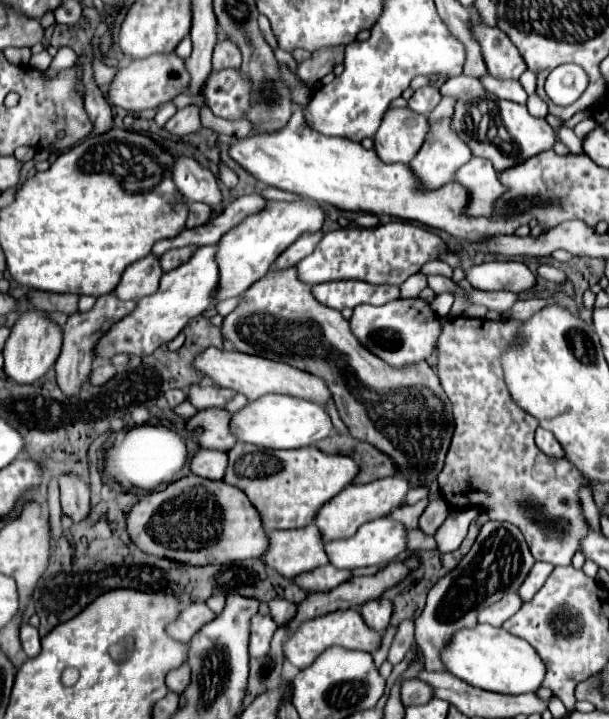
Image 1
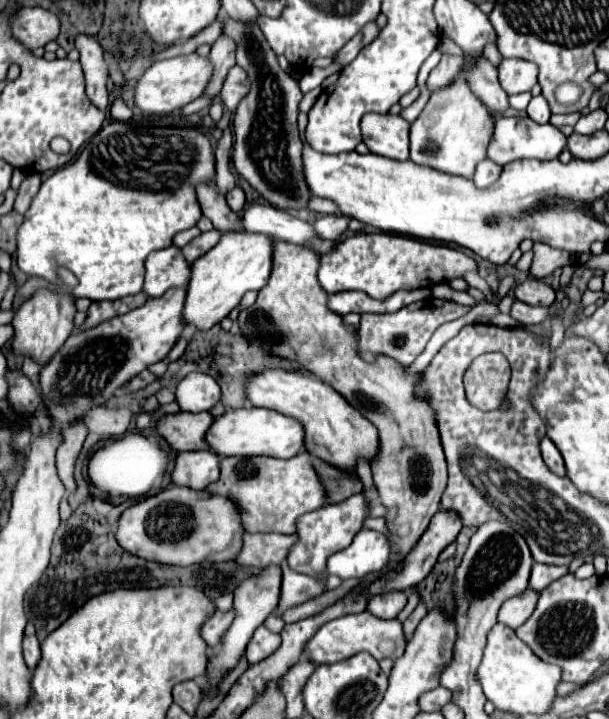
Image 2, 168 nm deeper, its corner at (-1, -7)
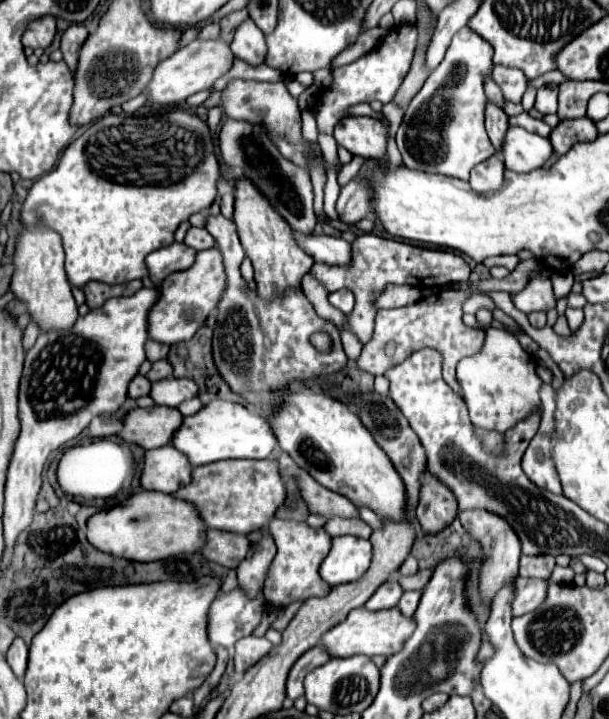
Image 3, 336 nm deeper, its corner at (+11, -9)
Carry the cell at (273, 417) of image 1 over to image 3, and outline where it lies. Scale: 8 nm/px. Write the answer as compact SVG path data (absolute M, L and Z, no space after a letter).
M212 401L196 415L184 417L184 423L180 431L176 431L172 445L188 455L190 463L198 467L225 459L268 459L276 447L276 437L268 421L244 405L232 401Z

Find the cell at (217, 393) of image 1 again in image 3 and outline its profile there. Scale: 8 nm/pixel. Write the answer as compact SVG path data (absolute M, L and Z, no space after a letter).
M162 379L158 383L152 383L150 397L156 405L166 407L178 407L184 401L190 401L198 397L198 383L194 379Z

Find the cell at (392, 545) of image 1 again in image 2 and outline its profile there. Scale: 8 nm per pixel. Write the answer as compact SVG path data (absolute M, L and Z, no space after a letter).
M360 529L346 549L328 559L328 573L340 577L342 581L364 577L372 571L380 571L388 563L388 555L390 549L384 533Z

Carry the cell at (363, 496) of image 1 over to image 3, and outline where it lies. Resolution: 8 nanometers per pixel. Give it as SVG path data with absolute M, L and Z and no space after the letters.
M272 519L268 527L270 535L276 541L278 553L270 565L268 579L264 585L264 597L274 607L286 607L292 601L304 601L308 597L322 597L330 591L330 585L318 575L318 567L332 547L332 537L324 527L310 527L306 521L286 521Z

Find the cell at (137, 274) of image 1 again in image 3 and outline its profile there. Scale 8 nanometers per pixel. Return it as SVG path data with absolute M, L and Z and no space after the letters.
M172 243L158 251L152 251L146 257L148 277L154 285L160 285L170 273L188 269L194 263L194 257L196 257L196 251L186 247L184 243Z

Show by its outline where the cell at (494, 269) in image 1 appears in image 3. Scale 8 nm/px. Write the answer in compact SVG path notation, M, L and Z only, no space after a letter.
M544 267L520 293L512 297L516 309L522 313L532 313L532 311L548 311L556 305L554 293L552 293L552 283L550 283L552 271Z

